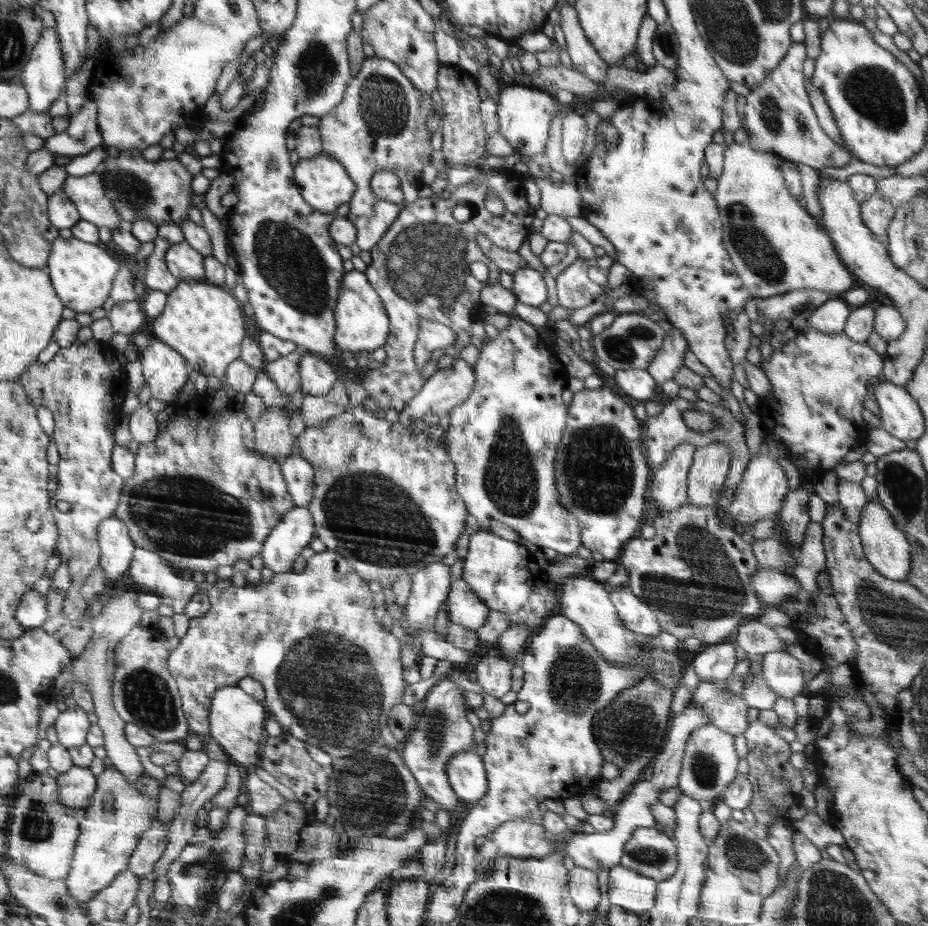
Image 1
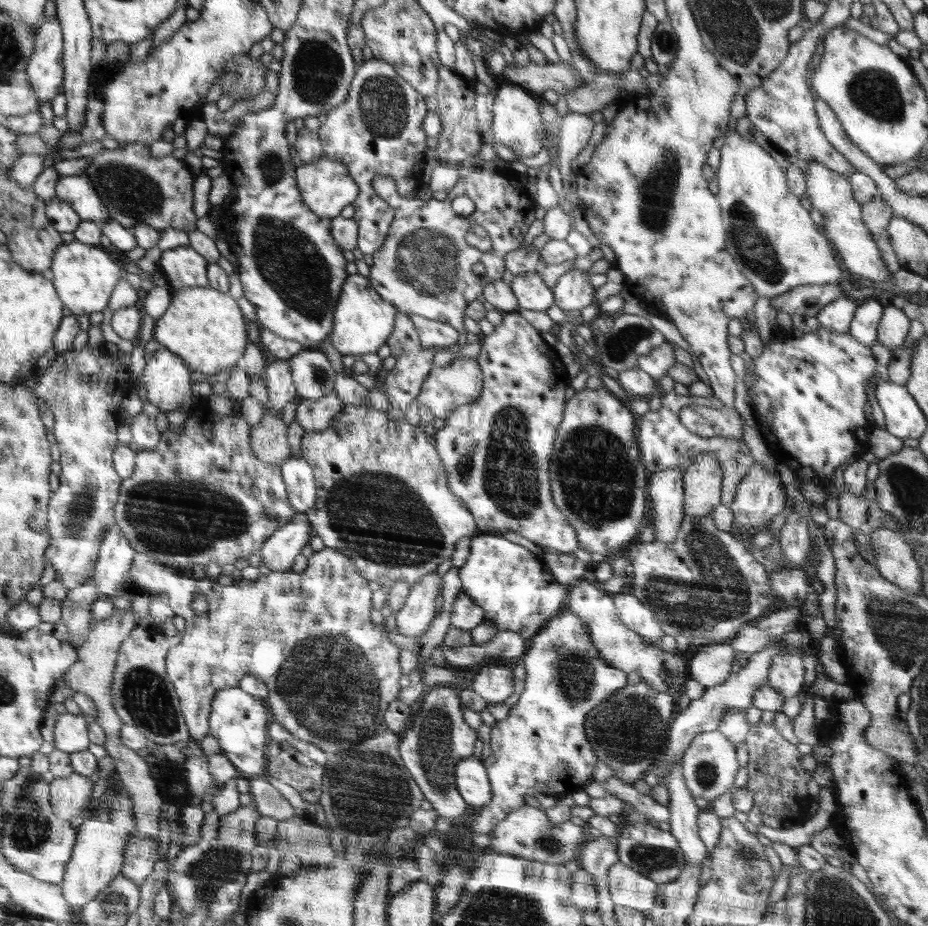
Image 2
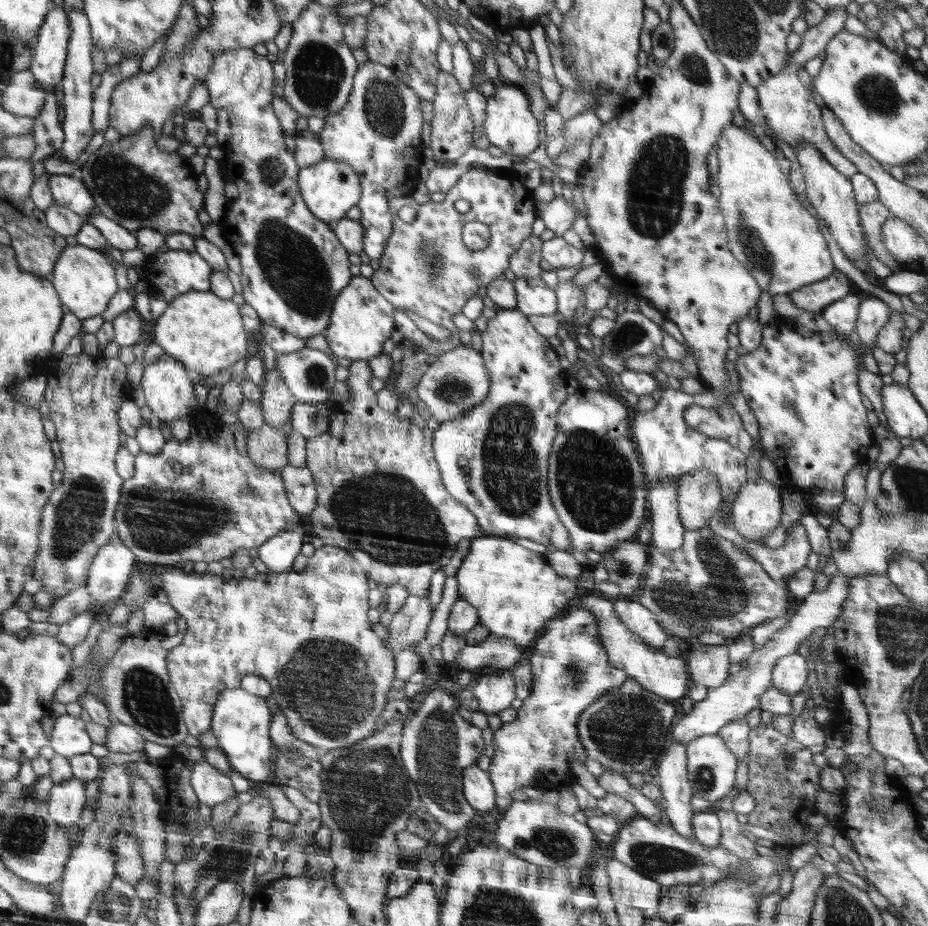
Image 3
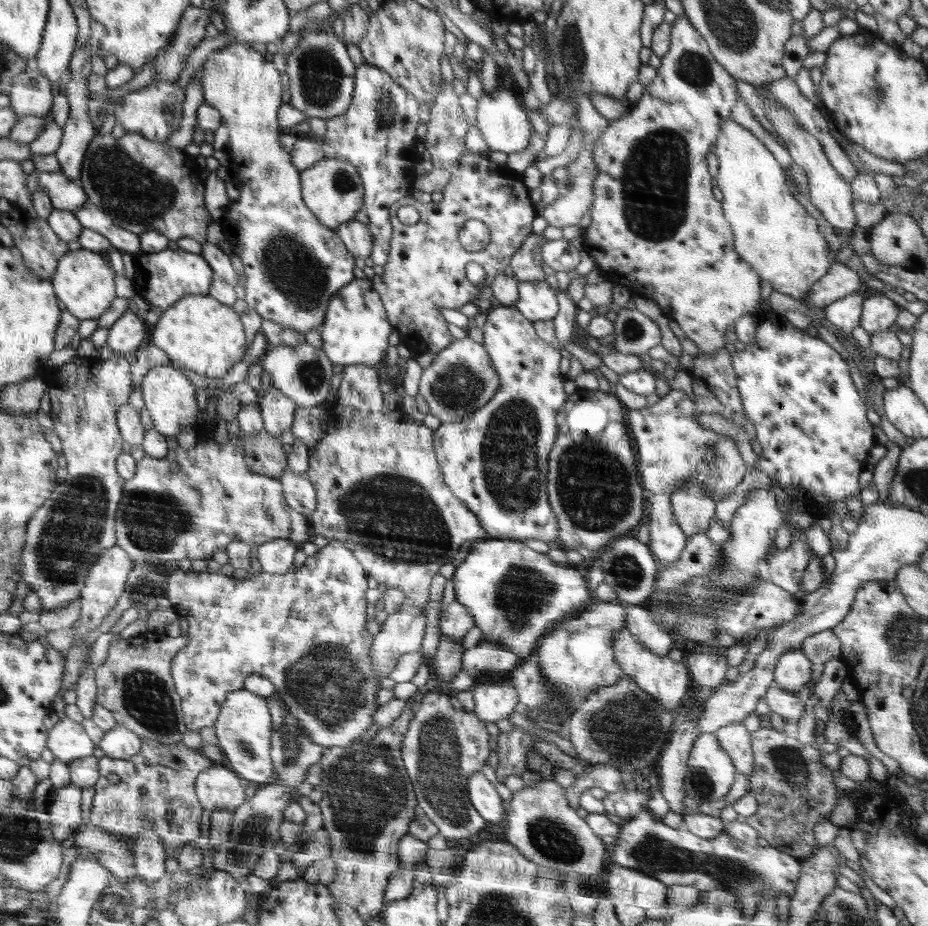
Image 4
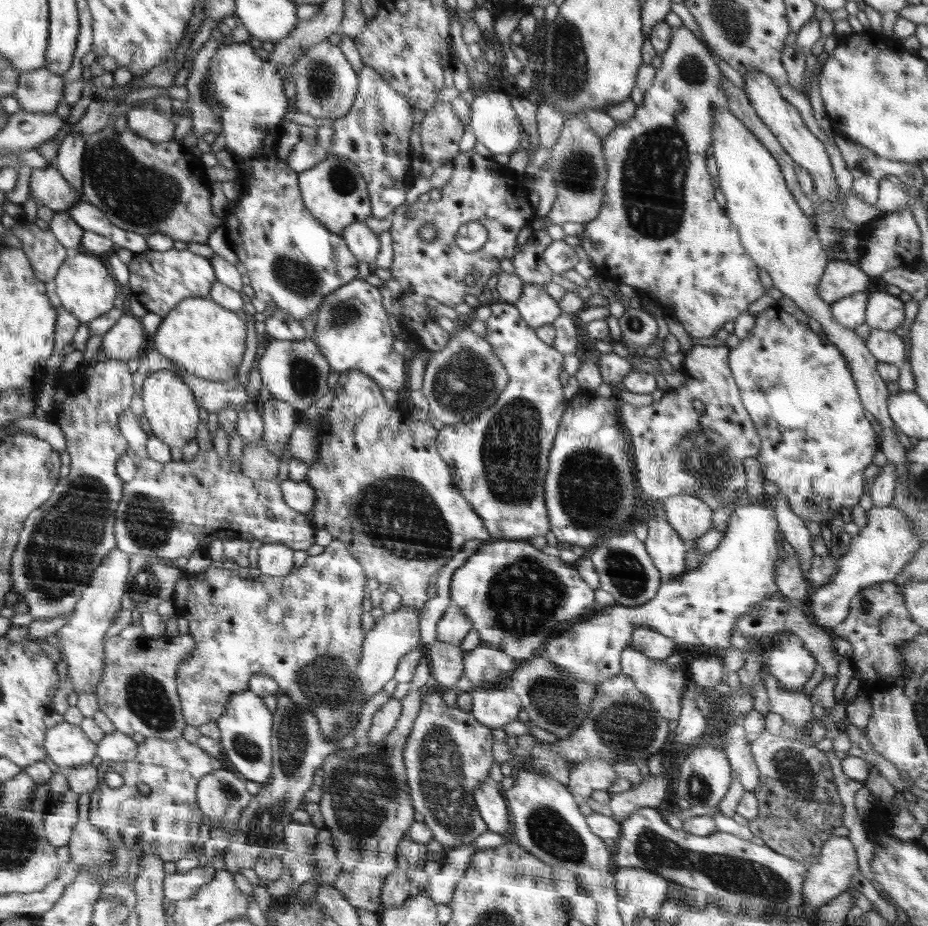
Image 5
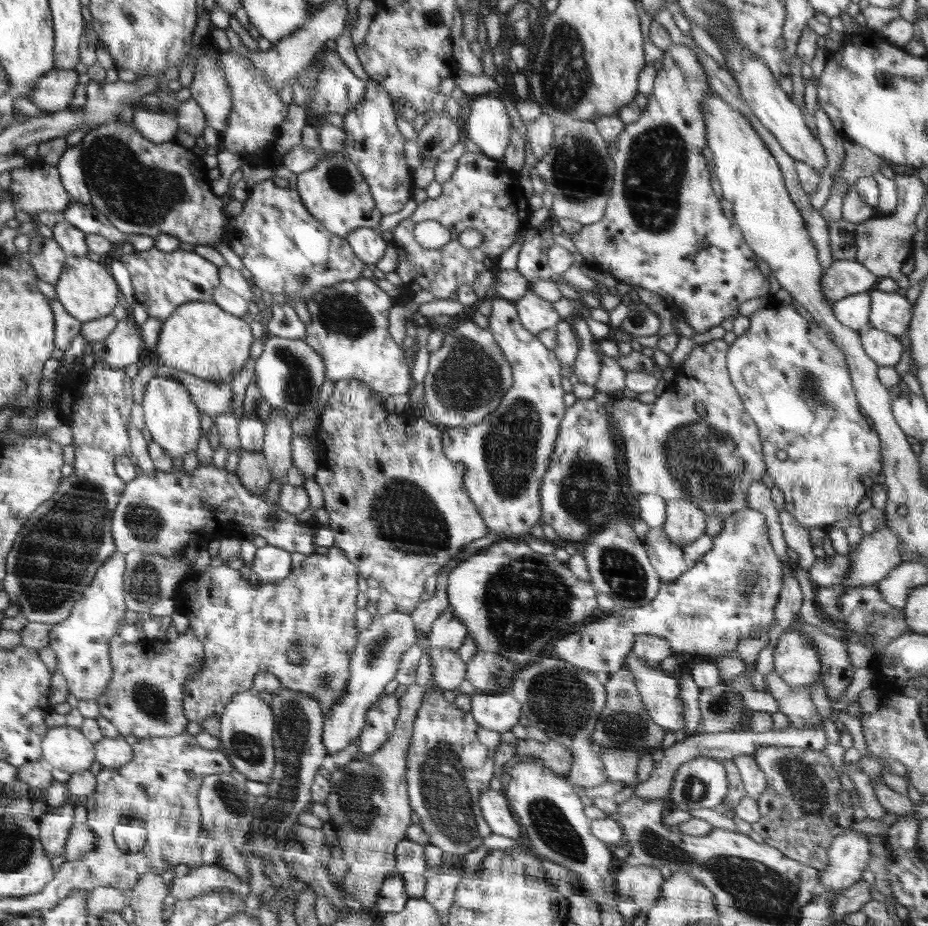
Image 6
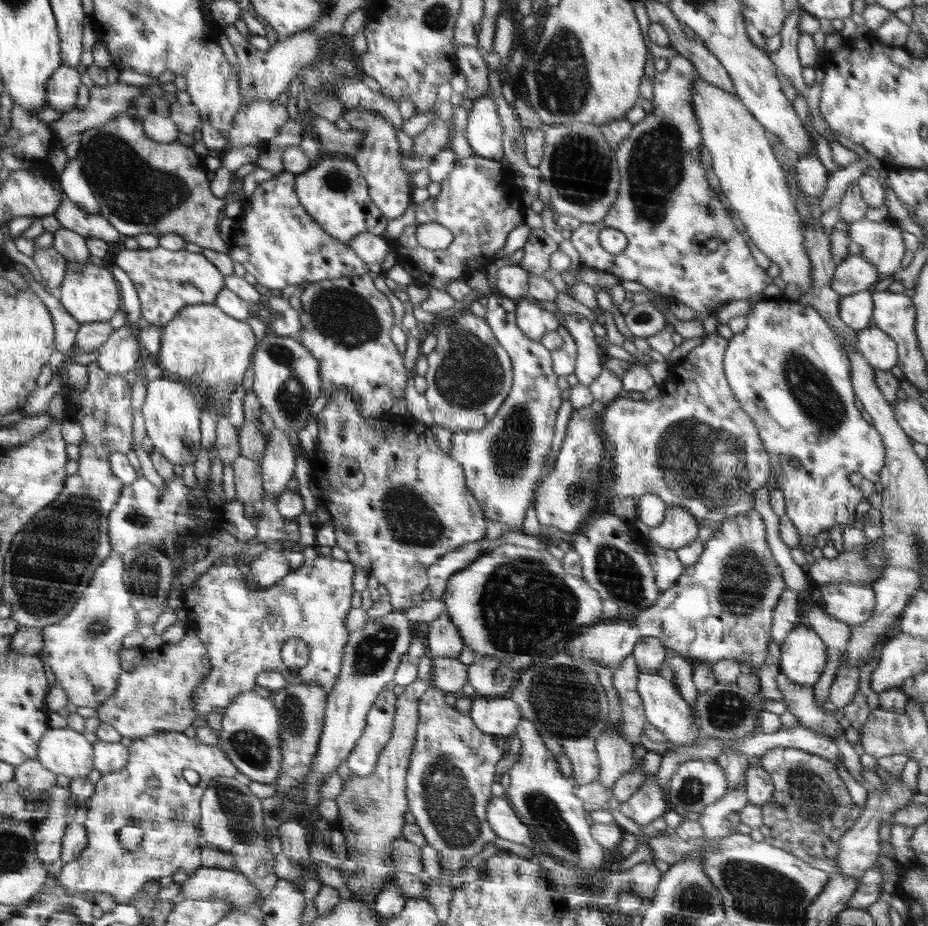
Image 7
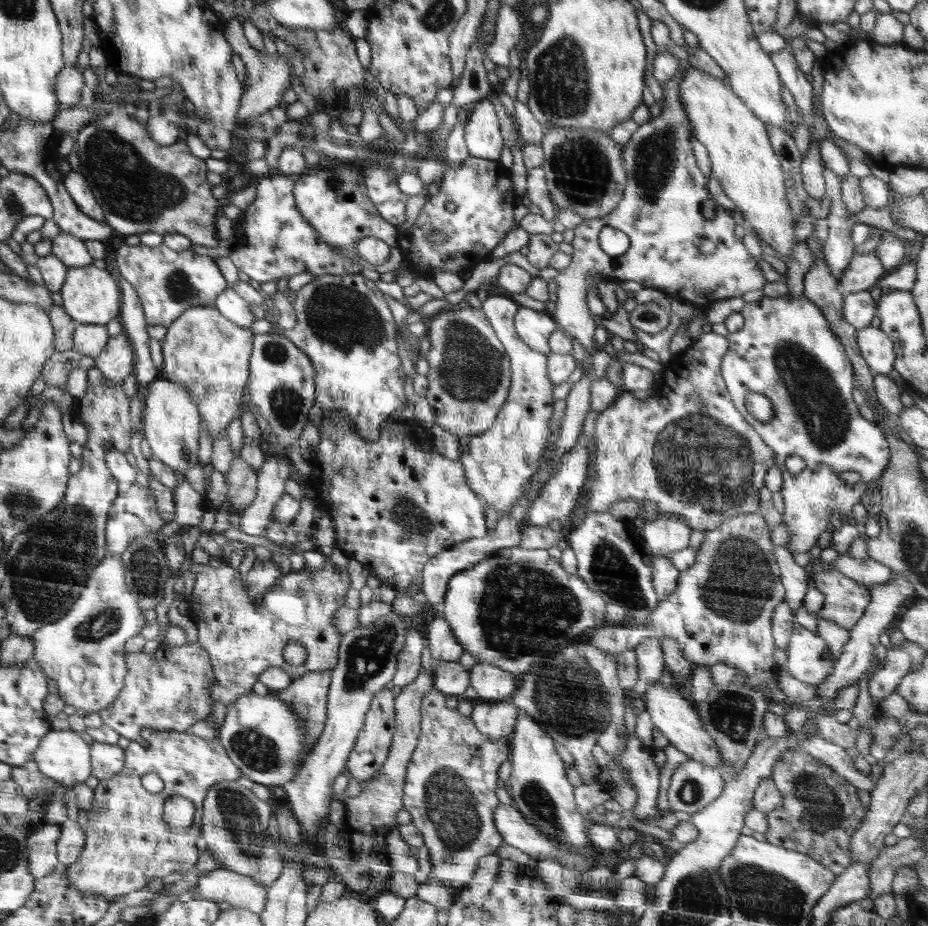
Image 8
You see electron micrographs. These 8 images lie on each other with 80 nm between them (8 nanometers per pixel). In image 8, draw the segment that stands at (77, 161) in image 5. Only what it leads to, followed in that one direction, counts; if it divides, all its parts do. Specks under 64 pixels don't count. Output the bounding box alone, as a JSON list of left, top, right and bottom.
[63,169,105,221]

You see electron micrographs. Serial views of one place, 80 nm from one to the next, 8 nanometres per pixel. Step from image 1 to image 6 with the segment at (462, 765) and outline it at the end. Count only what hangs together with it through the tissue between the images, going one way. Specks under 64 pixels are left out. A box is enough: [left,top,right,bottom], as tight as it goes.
[479,788,524,841]

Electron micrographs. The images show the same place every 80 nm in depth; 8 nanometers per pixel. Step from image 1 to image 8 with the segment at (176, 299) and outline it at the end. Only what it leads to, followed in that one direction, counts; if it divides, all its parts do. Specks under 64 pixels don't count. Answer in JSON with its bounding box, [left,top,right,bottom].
[162,307,253,442]

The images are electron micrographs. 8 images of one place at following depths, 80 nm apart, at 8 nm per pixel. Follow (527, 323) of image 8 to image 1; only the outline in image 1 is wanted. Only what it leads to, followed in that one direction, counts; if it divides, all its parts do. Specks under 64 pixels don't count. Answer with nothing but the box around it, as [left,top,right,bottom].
[513,267,547,308]

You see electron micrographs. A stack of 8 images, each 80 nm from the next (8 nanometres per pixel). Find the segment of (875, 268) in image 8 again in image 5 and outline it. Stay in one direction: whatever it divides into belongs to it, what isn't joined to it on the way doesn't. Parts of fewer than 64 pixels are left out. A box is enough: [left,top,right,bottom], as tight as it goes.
[817,260,870,304]

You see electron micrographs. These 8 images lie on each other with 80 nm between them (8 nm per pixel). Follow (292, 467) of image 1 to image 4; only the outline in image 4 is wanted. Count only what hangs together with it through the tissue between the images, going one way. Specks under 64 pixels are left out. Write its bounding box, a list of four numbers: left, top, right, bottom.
[278,468,317,516]

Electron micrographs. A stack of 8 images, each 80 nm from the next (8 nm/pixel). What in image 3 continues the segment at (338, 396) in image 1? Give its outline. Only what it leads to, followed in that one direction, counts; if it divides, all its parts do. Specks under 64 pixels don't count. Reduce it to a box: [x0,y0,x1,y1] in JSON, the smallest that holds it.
[290,400,332,440]

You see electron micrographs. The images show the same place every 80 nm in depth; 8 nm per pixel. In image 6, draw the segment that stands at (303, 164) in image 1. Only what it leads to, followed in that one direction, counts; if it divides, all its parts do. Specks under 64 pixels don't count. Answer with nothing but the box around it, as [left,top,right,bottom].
[297,153,383,238]

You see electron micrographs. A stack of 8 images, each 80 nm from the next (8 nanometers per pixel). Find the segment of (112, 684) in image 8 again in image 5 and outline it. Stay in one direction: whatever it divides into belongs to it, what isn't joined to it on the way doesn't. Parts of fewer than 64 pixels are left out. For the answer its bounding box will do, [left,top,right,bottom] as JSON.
[57,549,129,693]

